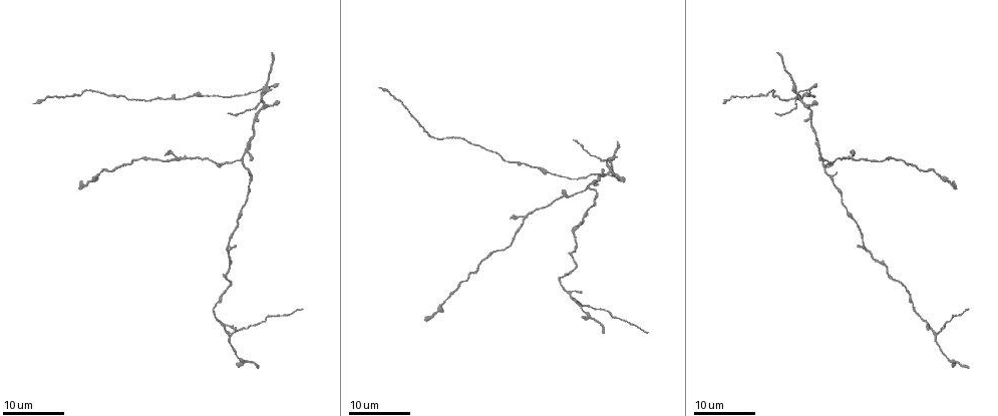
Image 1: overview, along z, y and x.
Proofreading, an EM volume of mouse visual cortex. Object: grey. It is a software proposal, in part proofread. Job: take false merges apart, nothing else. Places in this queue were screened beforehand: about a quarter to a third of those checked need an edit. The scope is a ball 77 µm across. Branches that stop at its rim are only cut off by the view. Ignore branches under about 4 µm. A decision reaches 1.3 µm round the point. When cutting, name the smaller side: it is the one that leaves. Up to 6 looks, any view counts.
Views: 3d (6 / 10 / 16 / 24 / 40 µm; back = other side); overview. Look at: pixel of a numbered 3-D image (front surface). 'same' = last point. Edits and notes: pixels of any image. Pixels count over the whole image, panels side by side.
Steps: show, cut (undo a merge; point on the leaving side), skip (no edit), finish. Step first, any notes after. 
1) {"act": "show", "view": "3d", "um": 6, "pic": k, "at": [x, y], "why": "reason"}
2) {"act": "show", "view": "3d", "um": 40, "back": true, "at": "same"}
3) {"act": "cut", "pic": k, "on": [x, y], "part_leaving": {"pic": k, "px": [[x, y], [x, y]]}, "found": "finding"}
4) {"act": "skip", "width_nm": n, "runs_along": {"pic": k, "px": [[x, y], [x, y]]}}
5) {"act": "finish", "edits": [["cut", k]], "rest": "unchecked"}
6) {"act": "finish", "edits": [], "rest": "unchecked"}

{"act": "show", "view": "3d", "um": 24, "pic": 1, "at": [823, 158], "why": "three arms meet"}

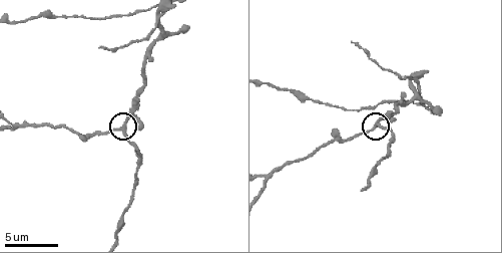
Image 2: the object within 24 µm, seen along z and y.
{"act": "show", "view": "3d", "um": 10, "pic": 2, "at": [121, 127]}

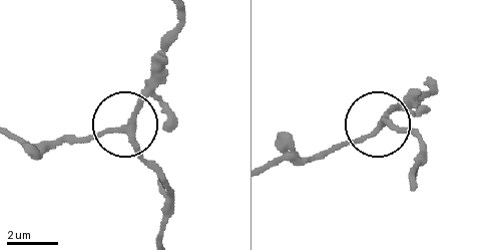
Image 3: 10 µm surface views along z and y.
{"act": "skip", "runs_along": {"pic": 3, "px": [[156, 54], [149, 97], [110, 133], [74, 137]]}, "found": "one cell here"}

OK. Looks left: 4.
{"act": "show", "view": "3d", "um": 6, "pic": 2, "at": [417, 82], "why": "branch point"}

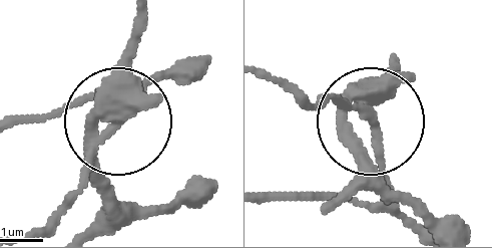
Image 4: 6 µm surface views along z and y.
{"act": "show", "view": "3d", "um": 6, "back": true, "pic": 4, "at": [370, 116], "why": "other side"}

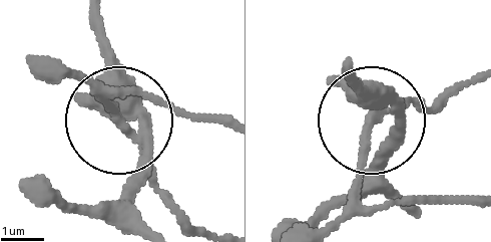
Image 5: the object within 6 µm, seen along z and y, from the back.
{"act": "cut", "pic": 5, "on": [171, 196], "width_nm": 280, "found": "two cells meet here"}

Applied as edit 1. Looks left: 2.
{"act": "finish", "edits": [["cut", 5]], "rest": "unchecked"}

